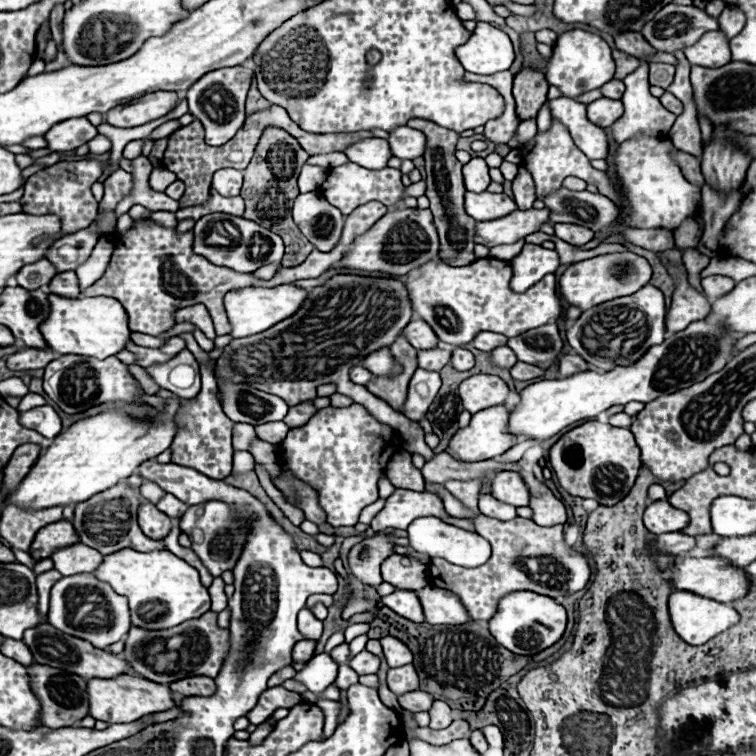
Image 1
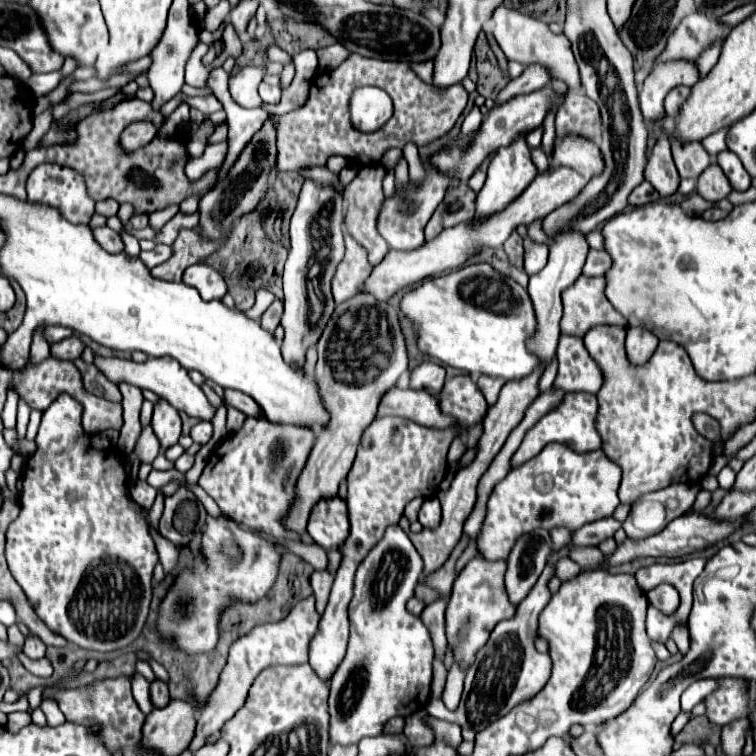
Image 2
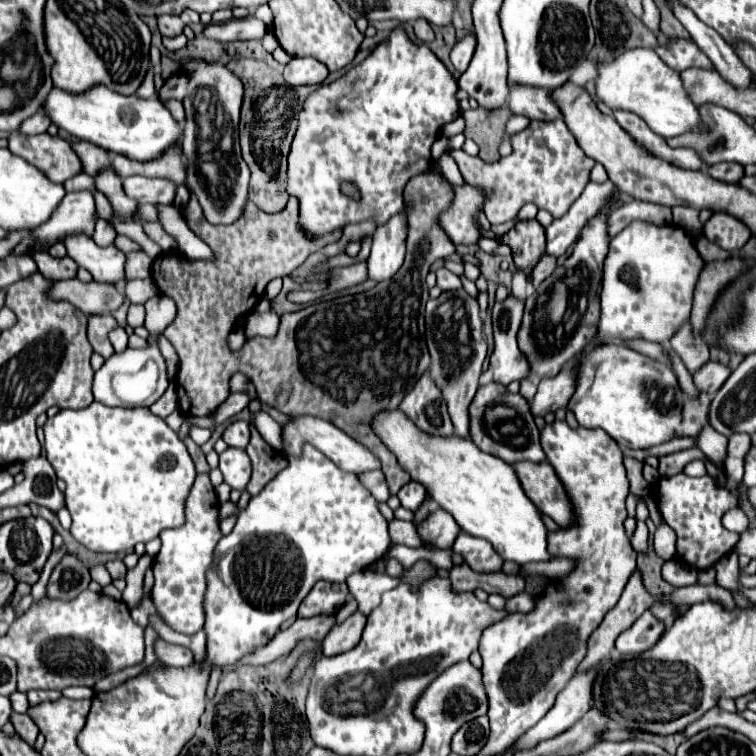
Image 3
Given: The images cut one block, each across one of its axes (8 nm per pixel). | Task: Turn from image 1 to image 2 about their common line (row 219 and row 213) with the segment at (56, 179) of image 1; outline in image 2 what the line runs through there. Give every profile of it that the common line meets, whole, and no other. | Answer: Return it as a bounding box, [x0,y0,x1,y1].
[26,164,96,224]

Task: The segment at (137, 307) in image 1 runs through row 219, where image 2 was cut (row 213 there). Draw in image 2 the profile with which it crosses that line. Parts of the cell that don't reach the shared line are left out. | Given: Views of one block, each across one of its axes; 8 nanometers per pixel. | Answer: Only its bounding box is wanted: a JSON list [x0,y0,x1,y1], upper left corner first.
[346,164,388,266]

